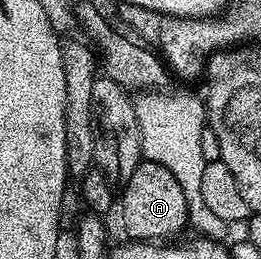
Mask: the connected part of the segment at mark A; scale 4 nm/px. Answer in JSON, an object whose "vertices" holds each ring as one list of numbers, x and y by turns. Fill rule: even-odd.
{"vertices":[[143,159,137,166,136,170,132,170,132,174,125,177,123,188,120,188,120,207,123,210,124,230,126,236,134,242,166,242,174,236,183,227,187,227,186,203,184,202,184,190,180,190,180,182,176,182,176,178,172,178,172,173,164,170,164,166,160,166,156,162]]}

